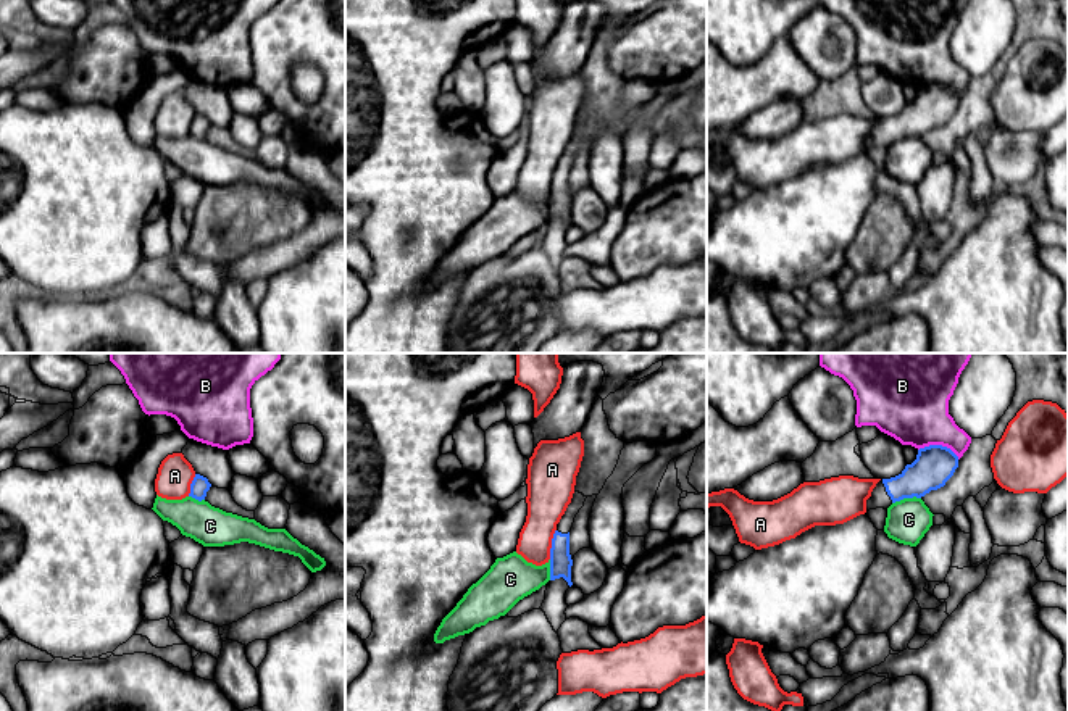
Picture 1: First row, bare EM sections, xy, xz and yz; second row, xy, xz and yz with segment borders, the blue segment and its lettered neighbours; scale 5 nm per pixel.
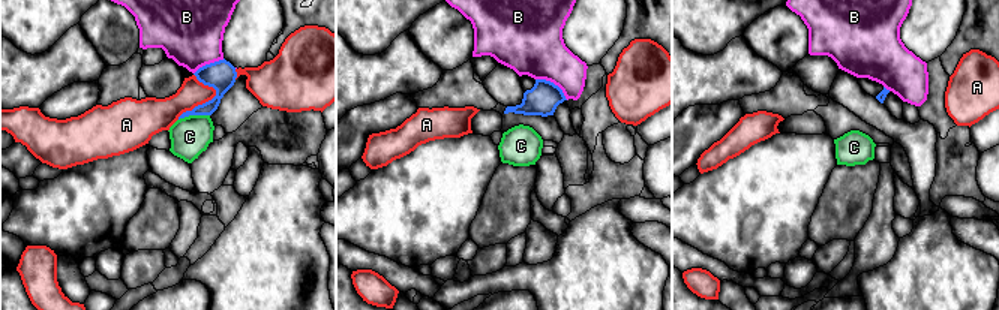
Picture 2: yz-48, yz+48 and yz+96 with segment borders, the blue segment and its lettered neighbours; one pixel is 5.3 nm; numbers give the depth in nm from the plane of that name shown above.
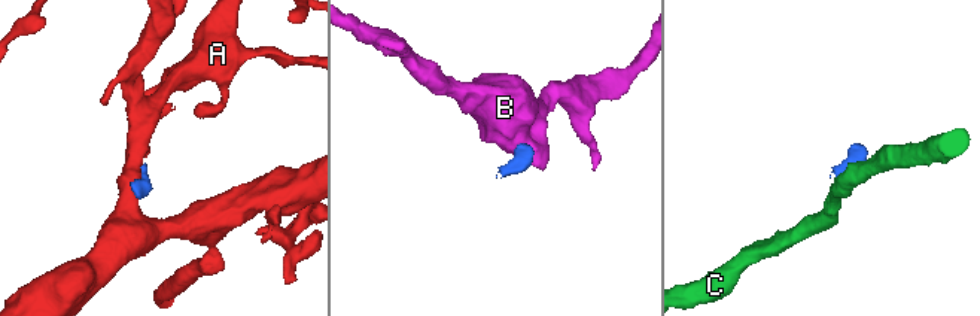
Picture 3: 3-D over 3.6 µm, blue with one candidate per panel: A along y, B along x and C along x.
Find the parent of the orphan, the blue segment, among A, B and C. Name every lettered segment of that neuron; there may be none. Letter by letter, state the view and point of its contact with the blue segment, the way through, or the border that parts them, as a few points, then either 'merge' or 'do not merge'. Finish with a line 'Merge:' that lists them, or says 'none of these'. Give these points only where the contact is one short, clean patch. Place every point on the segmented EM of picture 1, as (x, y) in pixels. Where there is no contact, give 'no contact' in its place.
A: xz (552, 544) | along xz (555, 529), (550, 539), (549, 558) | do not merge
B: yz (939, 445) | along yz (918, 449), (942, 445), (959, 458) | do not merge
C: yz (905, 497) | along yz (920, 497), (904, 497), (892, 503) | do not merge
Merge: none of these

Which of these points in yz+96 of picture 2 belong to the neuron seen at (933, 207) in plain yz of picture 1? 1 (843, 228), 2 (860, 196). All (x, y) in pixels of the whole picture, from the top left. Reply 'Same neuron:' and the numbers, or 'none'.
Same neuron: none

